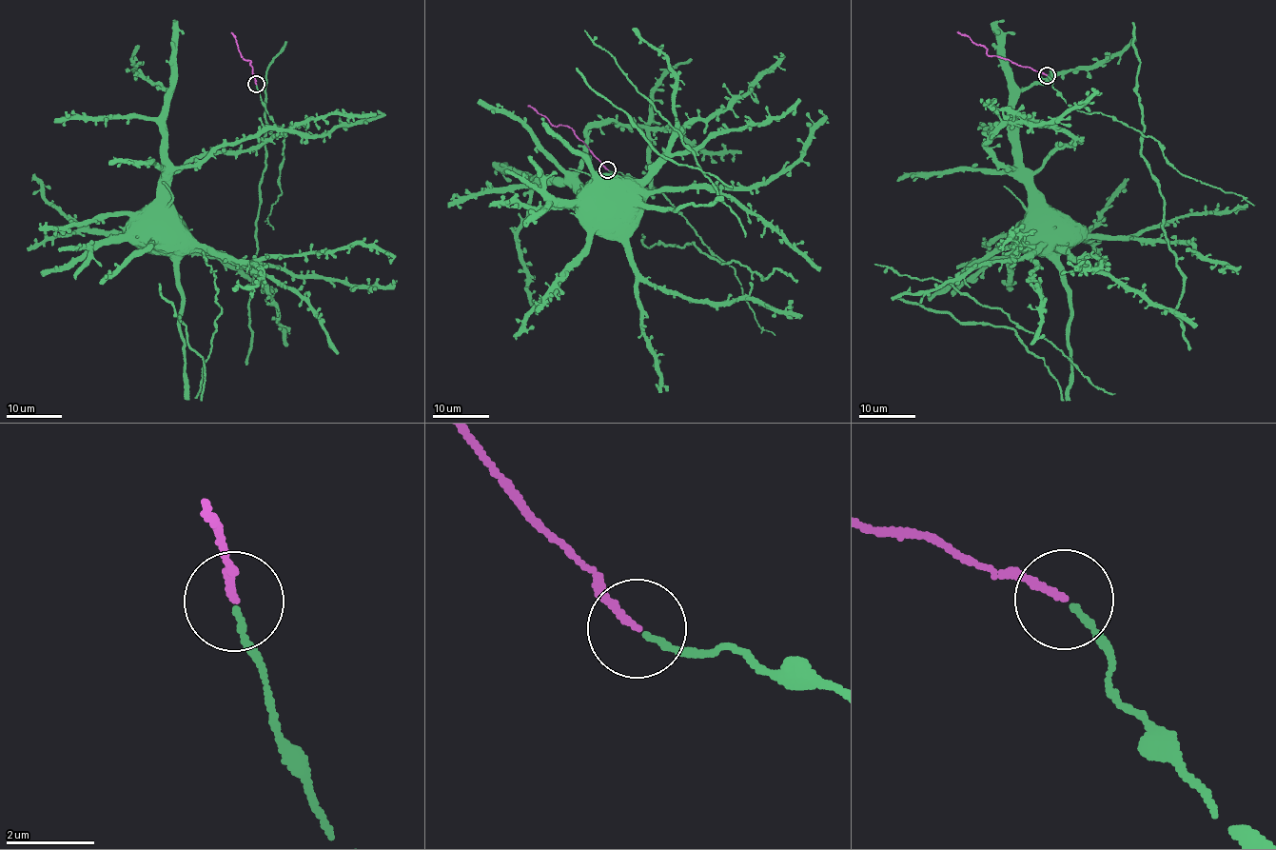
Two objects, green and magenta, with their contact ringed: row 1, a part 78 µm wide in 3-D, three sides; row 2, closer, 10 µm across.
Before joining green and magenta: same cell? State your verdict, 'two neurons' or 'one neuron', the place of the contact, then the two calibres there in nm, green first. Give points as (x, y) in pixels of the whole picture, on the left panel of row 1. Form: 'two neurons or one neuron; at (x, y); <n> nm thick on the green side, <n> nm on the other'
one neuron; at (256, 84); 130 nm thick on the green side, 160 nm on the other

